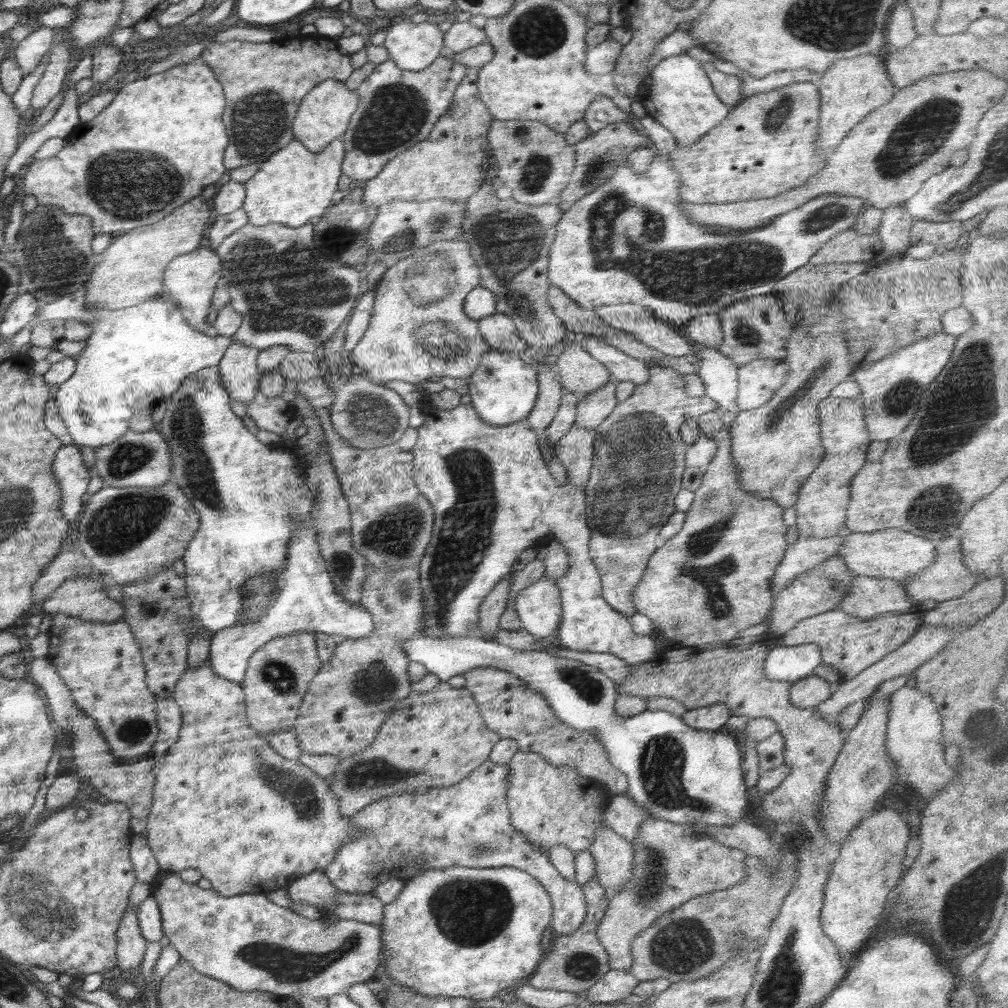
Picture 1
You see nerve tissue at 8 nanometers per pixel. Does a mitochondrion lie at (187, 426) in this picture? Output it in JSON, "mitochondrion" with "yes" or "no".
{"mitochondrion":"yes"}

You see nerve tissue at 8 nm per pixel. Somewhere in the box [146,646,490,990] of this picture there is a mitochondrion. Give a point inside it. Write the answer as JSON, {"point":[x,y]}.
{"point":[284,966]}

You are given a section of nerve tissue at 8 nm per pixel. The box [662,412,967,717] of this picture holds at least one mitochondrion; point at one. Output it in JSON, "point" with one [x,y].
{"point":[717,605]}

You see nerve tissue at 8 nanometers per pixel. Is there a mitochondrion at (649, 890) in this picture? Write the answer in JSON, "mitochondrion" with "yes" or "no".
{"mitochondrion":"yes"}

